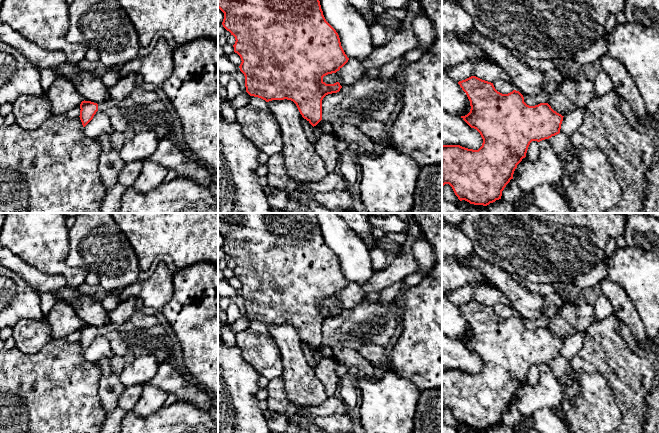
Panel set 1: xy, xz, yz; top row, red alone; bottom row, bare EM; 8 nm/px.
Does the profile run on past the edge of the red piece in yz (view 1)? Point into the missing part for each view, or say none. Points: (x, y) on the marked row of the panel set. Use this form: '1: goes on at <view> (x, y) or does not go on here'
1: does not go on here

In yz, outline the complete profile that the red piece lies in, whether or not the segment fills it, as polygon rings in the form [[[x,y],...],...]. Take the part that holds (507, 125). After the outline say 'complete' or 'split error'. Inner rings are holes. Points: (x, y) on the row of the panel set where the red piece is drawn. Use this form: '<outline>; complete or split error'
[[[476,76],[459,81],[458,84],[466,93],[471,106],[470,112],[461,118],[480,133],[483,143],[478,150],[460,145],[442,145],[442,185],[449,184],[460,201],[487,206],[501,199],[502,191],[513,179],[517,165],[526,157],[530,143],[540,142],[559,134],[564,116],[554,111],[548,103],[527,105],[519,91],[513,90],[508,94],[502,94],[495,89],[493,83]]]; complete

